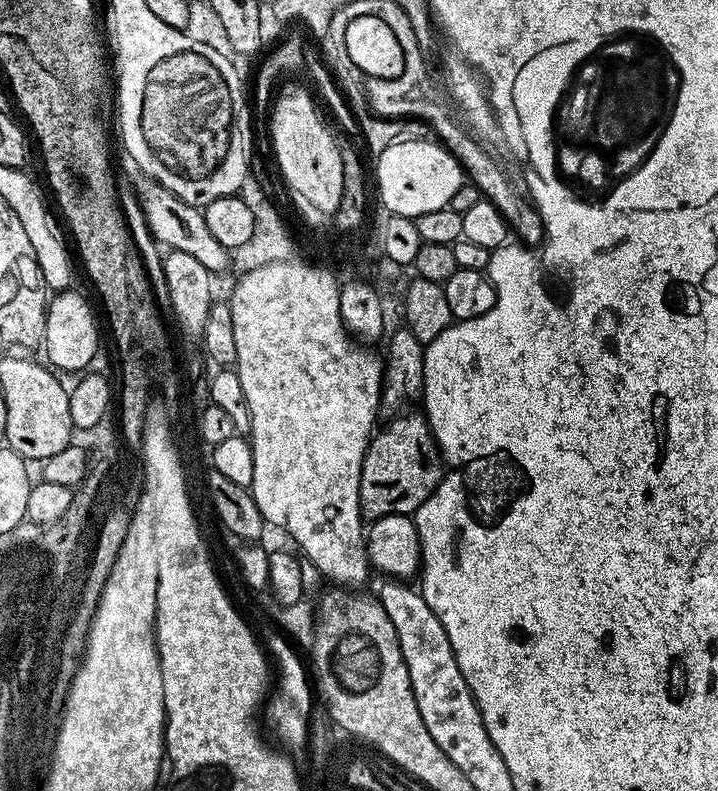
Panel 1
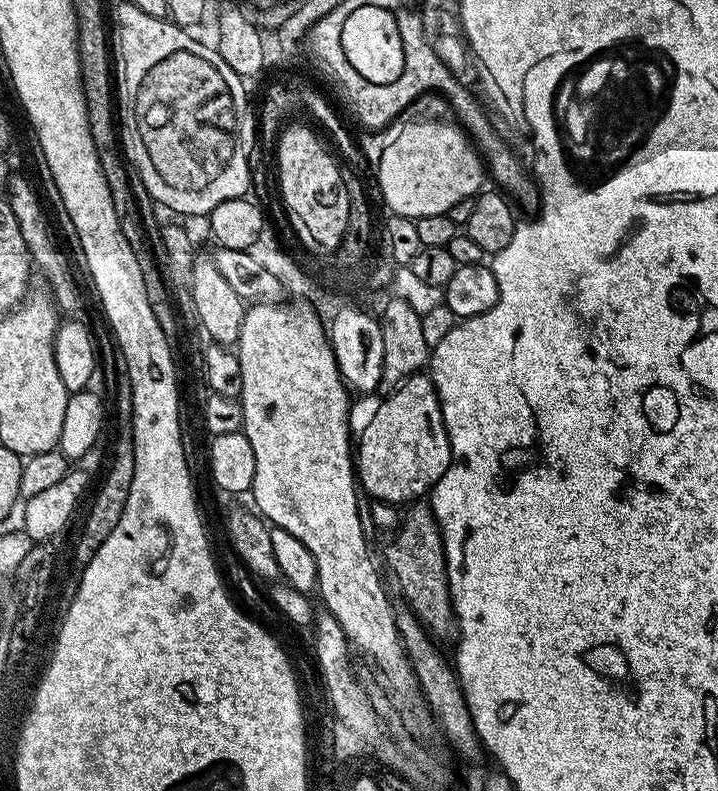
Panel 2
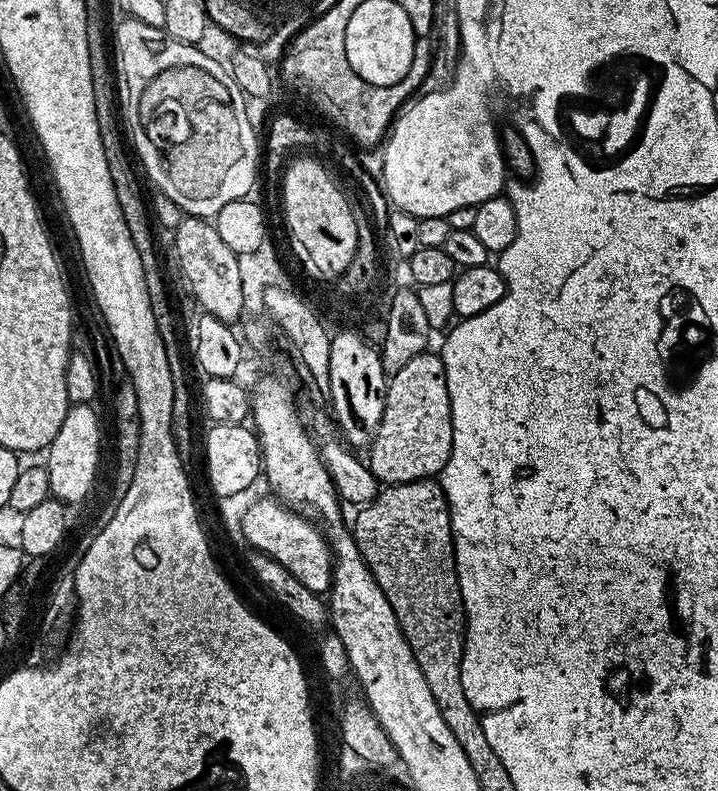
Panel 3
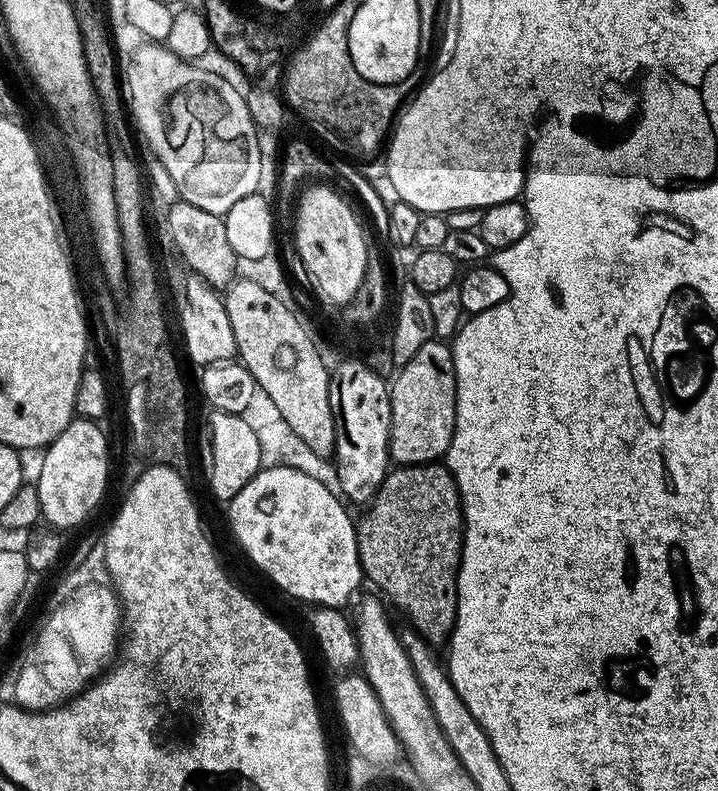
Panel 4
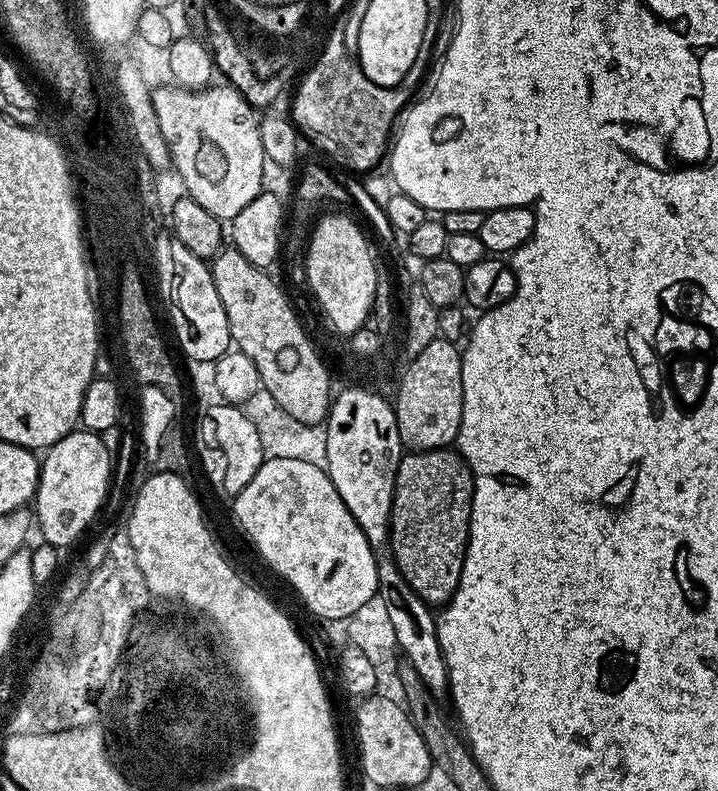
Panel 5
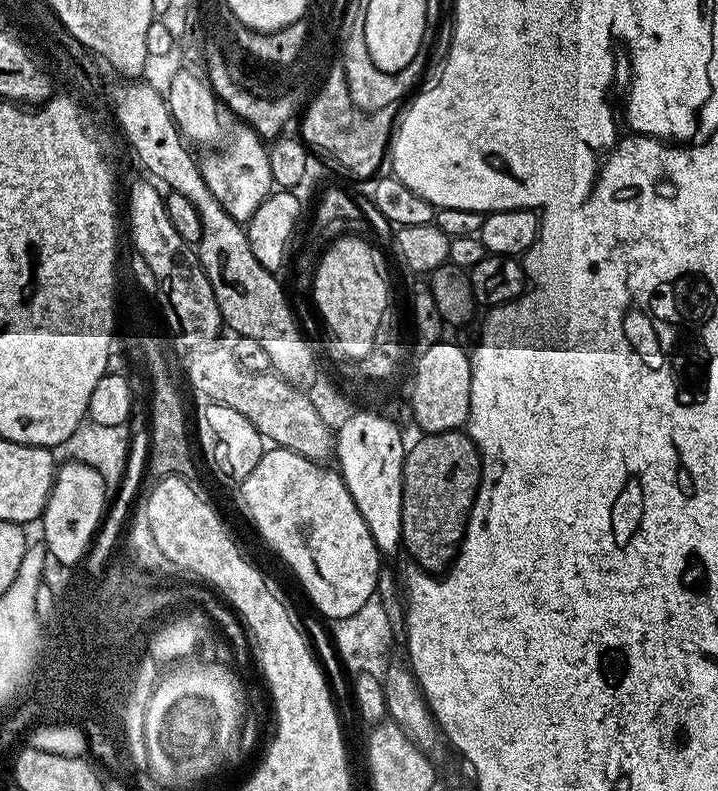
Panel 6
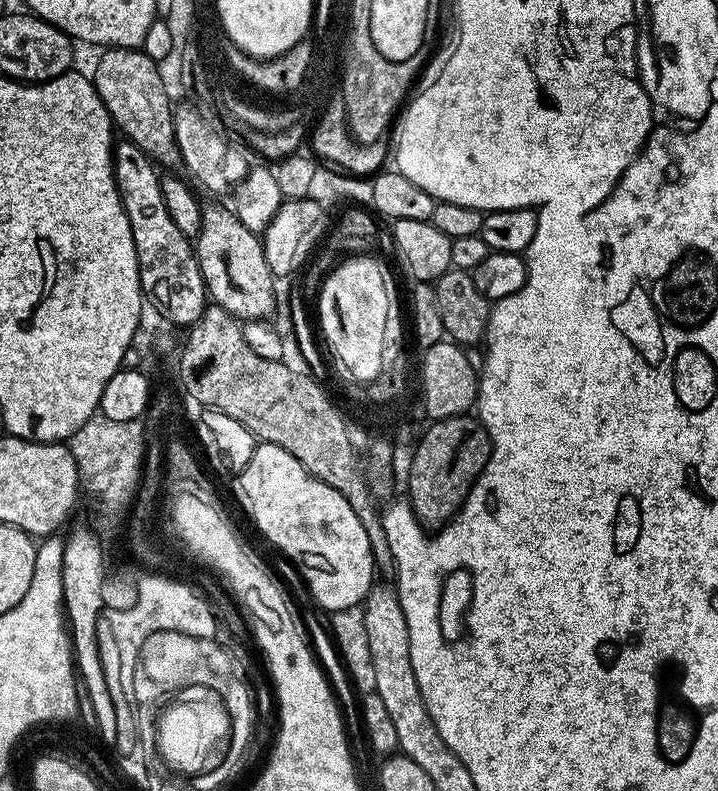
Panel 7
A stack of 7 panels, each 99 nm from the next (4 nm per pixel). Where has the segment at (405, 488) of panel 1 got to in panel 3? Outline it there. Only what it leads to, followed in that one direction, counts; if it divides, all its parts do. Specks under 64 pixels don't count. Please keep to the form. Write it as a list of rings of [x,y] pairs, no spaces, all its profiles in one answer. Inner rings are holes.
[[[432,350],[410,358],[402,370],[391,373],[382,410],[382,422],[366,449],[366,465],[381,485],[439,477],[452,456],[452,415],[446,370]]]

